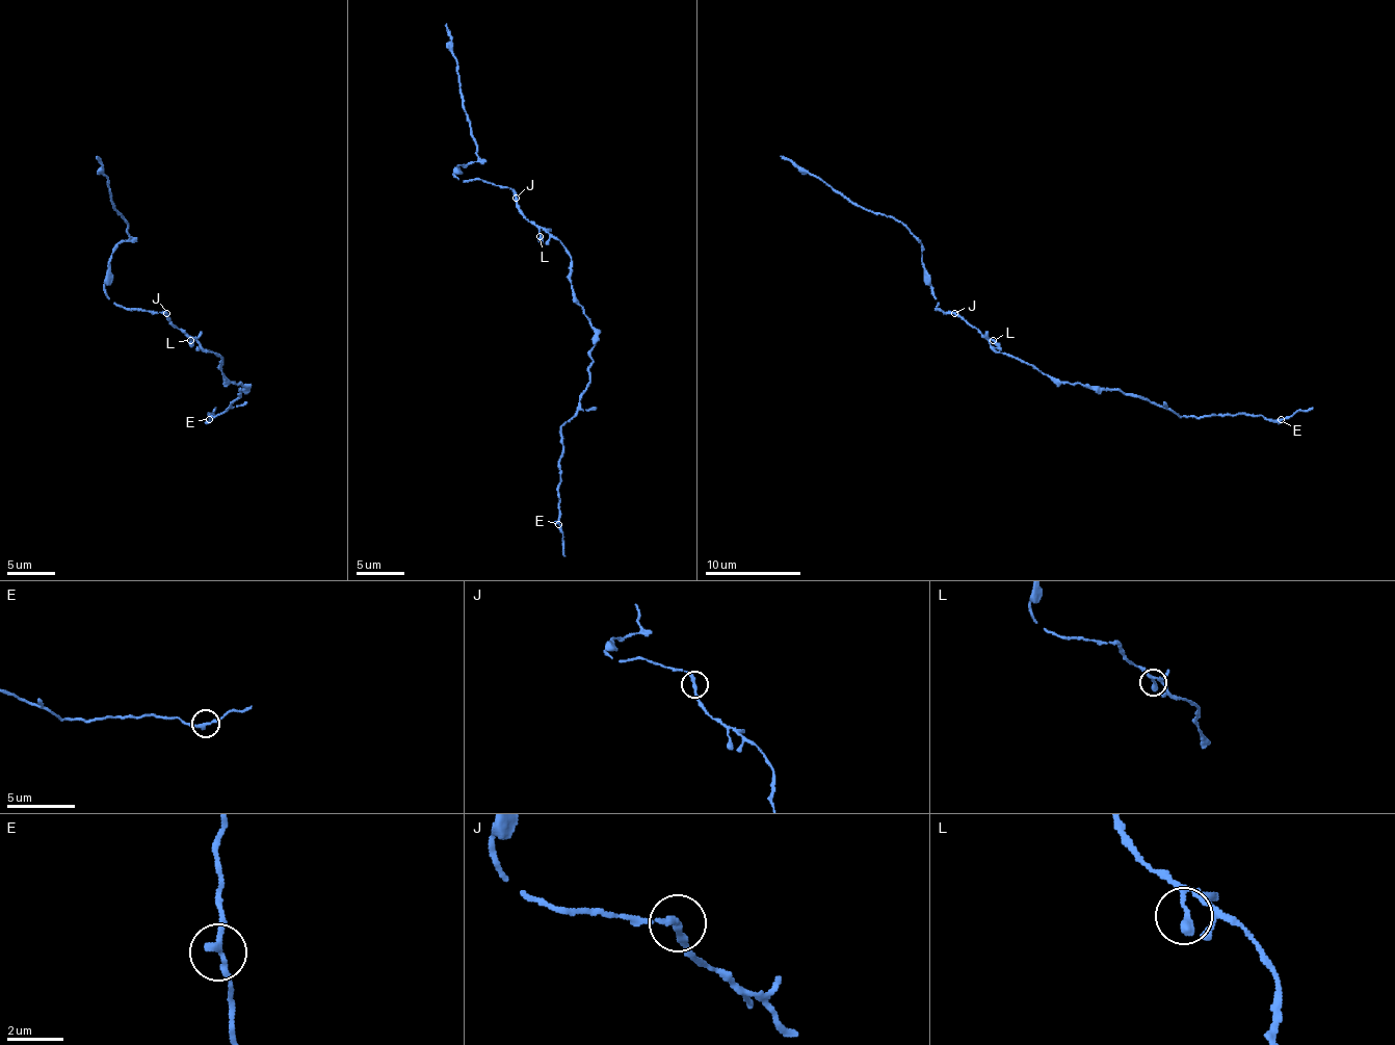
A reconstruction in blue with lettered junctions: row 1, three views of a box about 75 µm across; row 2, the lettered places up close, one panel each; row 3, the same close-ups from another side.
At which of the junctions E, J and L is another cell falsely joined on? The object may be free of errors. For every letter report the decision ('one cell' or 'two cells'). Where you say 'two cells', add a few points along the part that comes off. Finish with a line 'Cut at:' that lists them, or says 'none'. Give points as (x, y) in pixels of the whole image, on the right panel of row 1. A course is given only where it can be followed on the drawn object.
E: one cell
J: one cell
L: one cell
Cut at: none

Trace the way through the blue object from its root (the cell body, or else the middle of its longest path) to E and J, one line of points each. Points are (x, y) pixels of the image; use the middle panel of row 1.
E: (547, 232), (571, 258), (573, 296), (595, 332), (587, 390), (578, 412), (560, 428), (558, 524)
J: (547, 232), (525, 217), (516, 198)

